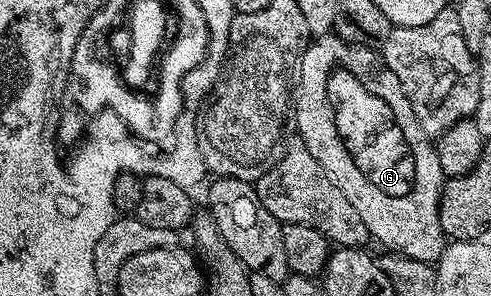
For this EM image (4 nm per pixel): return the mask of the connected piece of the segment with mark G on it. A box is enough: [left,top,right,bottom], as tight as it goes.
[293,34,445,262]

